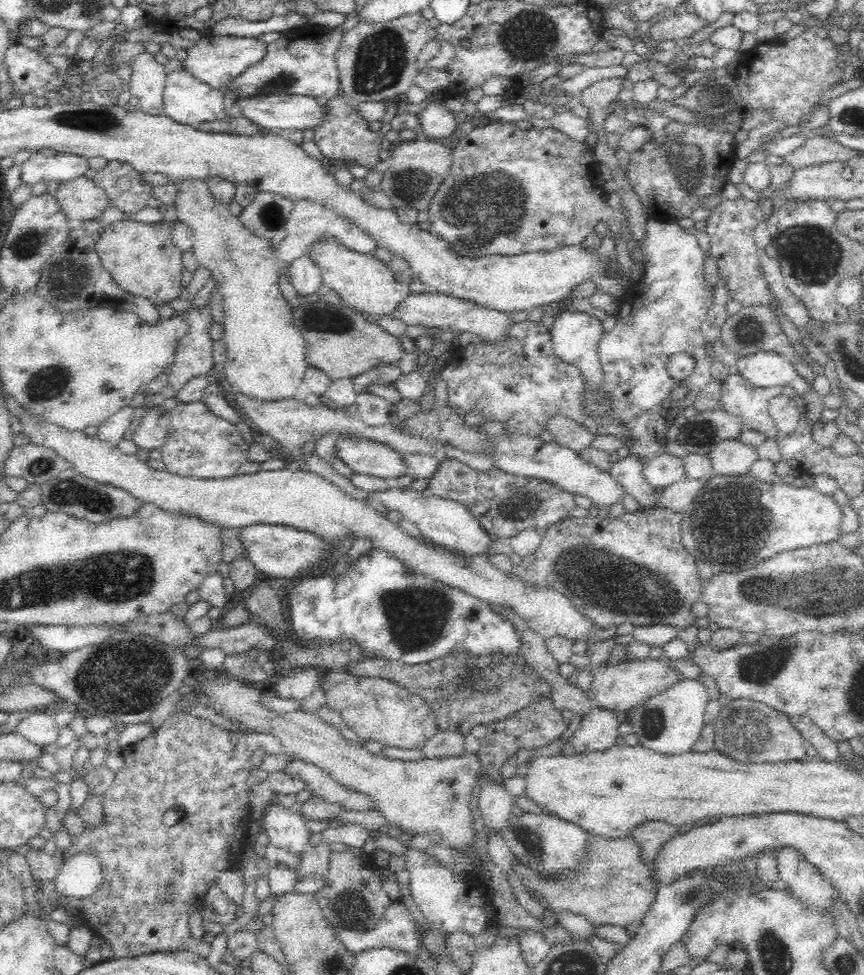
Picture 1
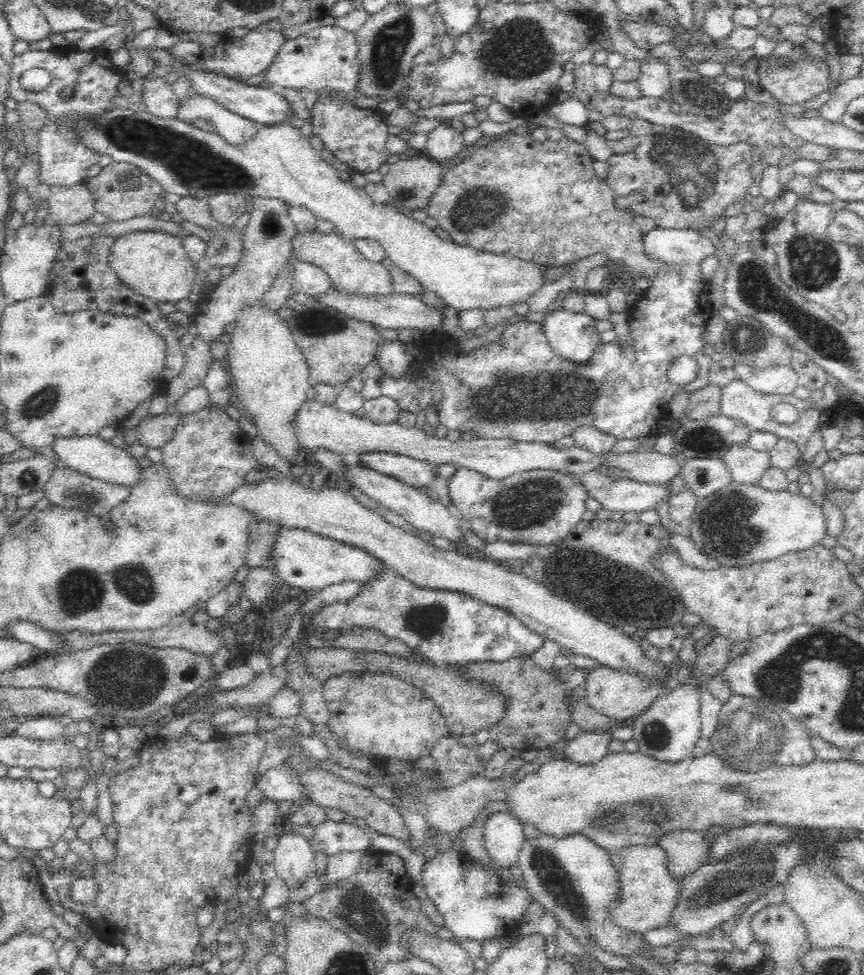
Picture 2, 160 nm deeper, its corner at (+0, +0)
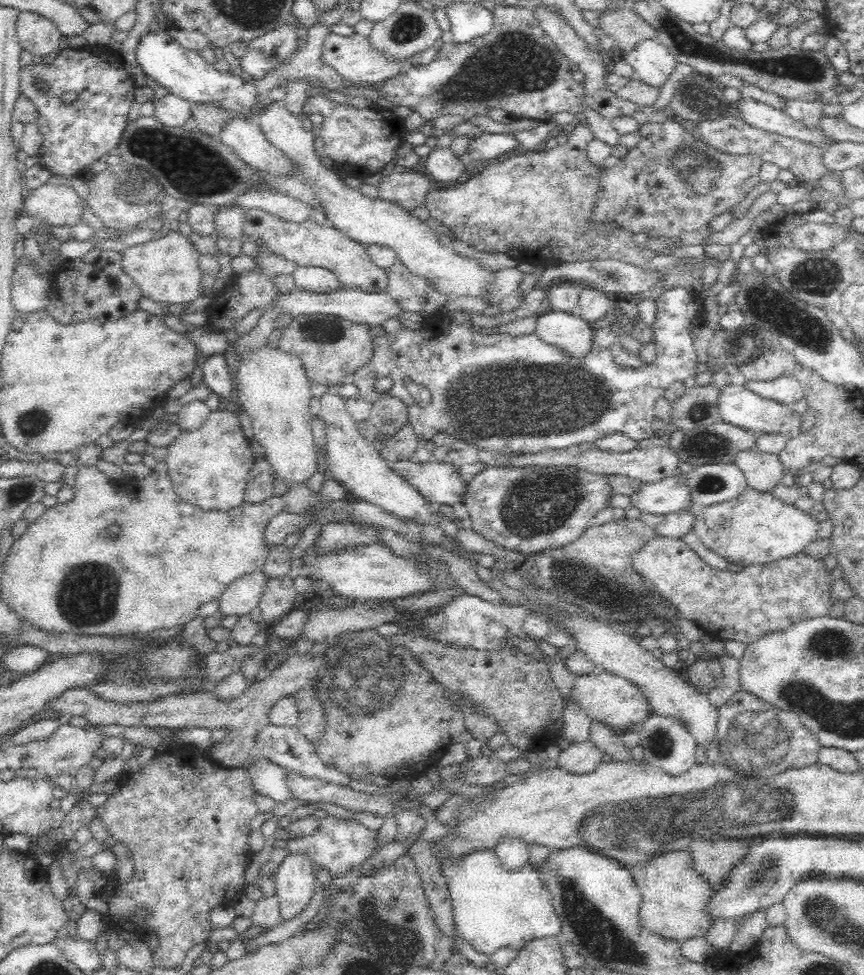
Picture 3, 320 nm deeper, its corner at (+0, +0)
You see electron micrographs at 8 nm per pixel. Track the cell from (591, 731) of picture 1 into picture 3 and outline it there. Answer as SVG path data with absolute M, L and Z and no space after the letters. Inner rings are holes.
M590 741L582 742L582 744L571 744L559 754L559 758L556 760L557 767L572 773L593 772L602 764L603 756L602 750Z

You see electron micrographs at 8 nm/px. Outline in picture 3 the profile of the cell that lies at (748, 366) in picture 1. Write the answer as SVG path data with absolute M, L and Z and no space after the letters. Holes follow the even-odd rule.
M793 375L780 376L772 380L739 380L758 396L780 404L795 406L797 400L803 397L804 389Z

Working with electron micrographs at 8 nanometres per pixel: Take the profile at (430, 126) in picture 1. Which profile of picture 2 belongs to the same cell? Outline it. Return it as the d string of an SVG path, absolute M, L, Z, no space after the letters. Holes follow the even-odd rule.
M440 120L428 134L425 152L440 163L451 163L464 150L462 133L456 131L451 122Z

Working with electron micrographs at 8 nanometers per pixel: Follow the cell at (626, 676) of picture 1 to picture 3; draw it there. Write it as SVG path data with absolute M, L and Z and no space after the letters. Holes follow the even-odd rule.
M599 669L576 677L574 686L571 688L571 700L583 709L591 720L604 722L622 733L633 725L644 723L652 715L647 698L632 681Z

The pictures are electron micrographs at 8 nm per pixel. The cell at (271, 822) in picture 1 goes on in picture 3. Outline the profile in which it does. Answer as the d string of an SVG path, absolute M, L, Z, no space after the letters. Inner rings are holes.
M287 852L272 878L282 921L300 914L313 895L318 881L314 861L304 852Z

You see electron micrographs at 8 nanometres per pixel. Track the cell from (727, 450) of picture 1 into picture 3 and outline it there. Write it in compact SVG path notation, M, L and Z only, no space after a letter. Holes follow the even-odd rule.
M755 448L740 451L733 460L746 479L748 487L769 491L781 482L782 463L777 455L766 454Z

